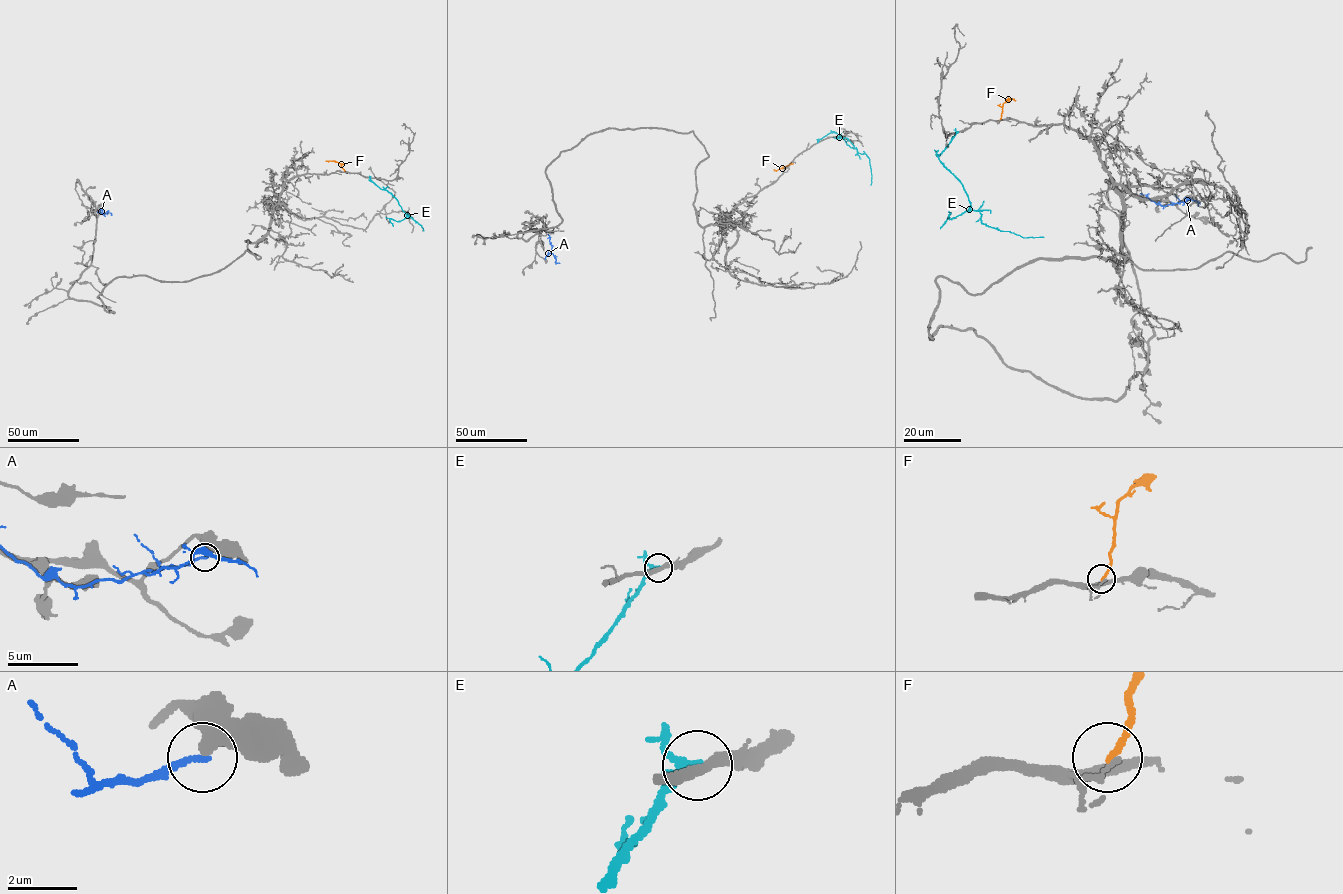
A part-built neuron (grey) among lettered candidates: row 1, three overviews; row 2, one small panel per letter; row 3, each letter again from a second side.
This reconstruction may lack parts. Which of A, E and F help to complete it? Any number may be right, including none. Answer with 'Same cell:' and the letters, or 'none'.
Same cell: none

